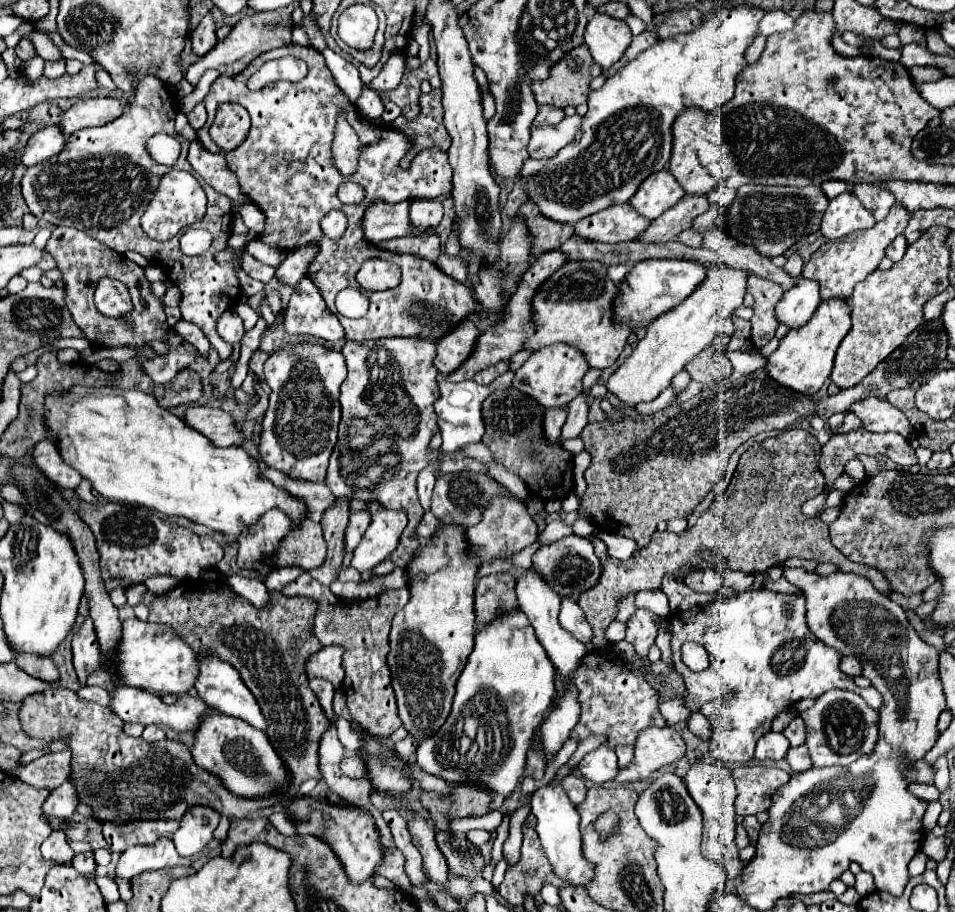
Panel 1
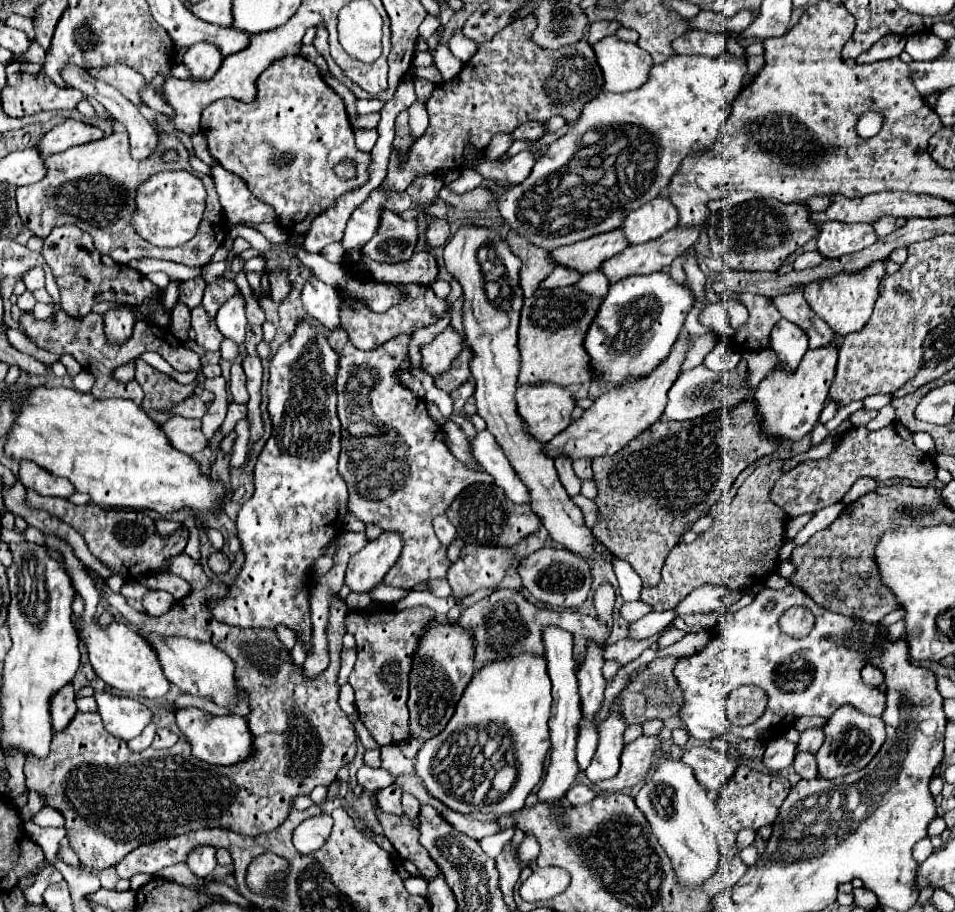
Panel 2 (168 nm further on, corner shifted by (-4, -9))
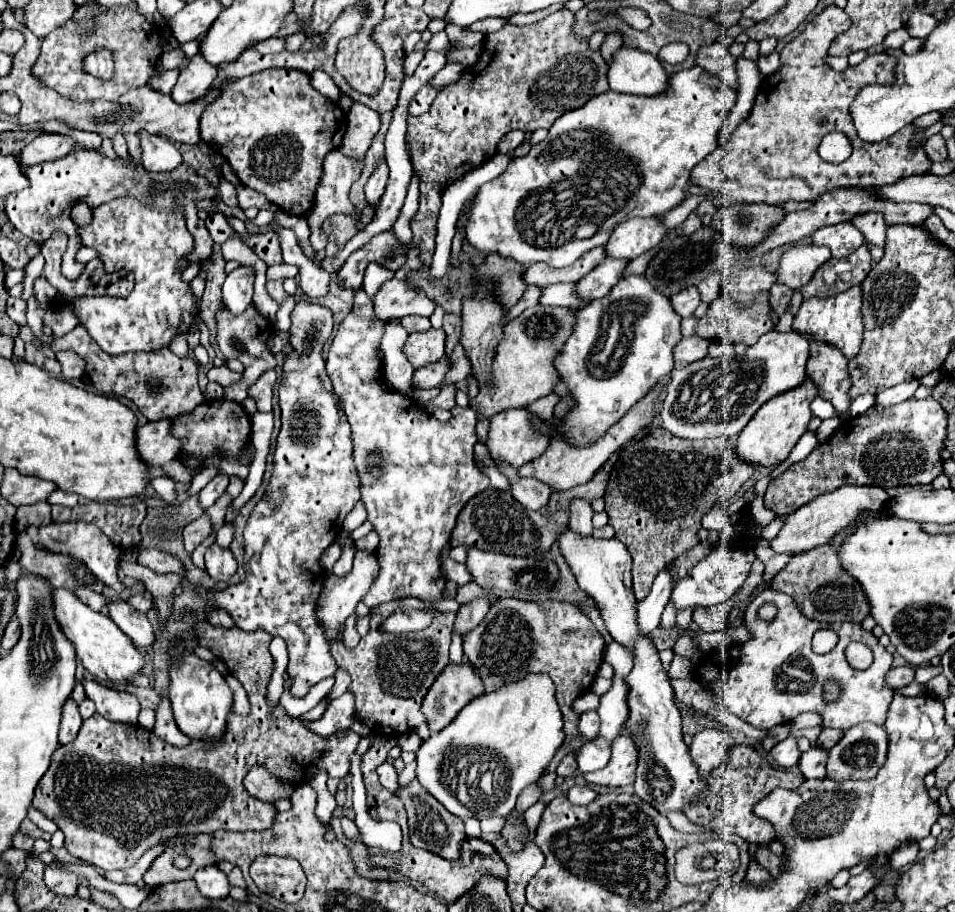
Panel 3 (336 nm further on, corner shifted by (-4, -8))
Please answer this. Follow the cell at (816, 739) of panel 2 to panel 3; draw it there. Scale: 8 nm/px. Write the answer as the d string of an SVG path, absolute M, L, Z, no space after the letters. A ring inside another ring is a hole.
M822 728L818 740L814 744L818 744L824 750L830 750L838 740L842 738L842 730L832 730L832 728Z

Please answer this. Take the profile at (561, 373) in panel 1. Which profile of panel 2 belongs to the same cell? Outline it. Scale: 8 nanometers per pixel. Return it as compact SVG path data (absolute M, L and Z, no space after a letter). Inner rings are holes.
M524 385L518 387L516 391L516 411L526 423L526 433L542 445L570 425L572 409L574 409L572 393L558 385Z

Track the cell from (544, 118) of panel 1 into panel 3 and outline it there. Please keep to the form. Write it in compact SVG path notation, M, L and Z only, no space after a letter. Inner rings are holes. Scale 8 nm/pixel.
M508 132L508 134L500 140L500 144L498 144L498 152L500 152L500 154L506 154L506 152L518 148L520 142L524 142L524 140L526 140L526 134L524 134L524 132Z

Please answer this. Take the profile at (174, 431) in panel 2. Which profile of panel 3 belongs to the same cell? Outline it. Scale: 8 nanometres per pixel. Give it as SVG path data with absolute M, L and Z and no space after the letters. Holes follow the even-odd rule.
M158 420L148 422L146 426L140 426L136 430L136 444L140 456L152 466L164 466L180 456L182 442L176 440L174 434L170 434L172 422L170 420Z

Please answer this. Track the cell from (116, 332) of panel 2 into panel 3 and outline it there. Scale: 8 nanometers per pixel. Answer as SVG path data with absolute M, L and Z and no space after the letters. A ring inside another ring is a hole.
M184 186L180 188L160 188L154 190L150 206L142 206L142 202L134 196L120 196L118 200L110 200L94 210L94 220L86 228L78 228L78 234L82 238L84 246L94 248L100 252L100 258L108 270L120 270L126 268L136 276L136 288L128 298L78 298L74 302L66 302L60 294L56 300L72 306L78 314L80 324L86 326L90 336L100 344L100 348L108 354L126 354L126 352L138 352L138 350L158 350L162 346L168 346L170 340L186 332L194 320L196 312L196 300L190 292L190 286L180 280L180 274L176 274L176 264L186 258L186 254L192 252L194 240L192 234L186 228L186 220L178 202L178 196L184 196Z

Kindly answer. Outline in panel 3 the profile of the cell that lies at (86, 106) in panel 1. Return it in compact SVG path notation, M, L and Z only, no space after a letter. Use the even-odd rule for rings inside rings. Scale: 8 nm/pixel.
M40 132L18 156L22 166L32 166L48 160L58 160L76 148L76 142L66 134Z

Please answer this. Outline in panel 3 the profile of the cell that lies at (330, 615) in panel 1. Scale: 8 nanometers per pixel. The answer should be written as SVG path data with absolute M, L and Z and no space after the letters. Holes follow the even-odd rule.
M406 596L404 600L392 600L382 604L380 608L372 610L372 626L370 632L360 640L360 644L354 650L346 650L342 642L334 642L332 644L332 656L336 660L338 666L346 668L352 676L352 684L350 690L356 696L356 718L366 724L372 732L376 734L384 734L384 736L404 736L410 734L412 730L416 730L426 718L420 712L420 704L424 694L428 692L428 688L432 686L434 678L444 670L444 666L448 664L448 646L450 646L450 634L452 634L452 626L454 626L454 612L434 612L434 620L428 628L424 628L422 632L410 632L410 634L390 634L390 632L382 632L380 626L386 622L386 618L398 608L398 606L406 606L406 608L422 608L422 600L413 596Z

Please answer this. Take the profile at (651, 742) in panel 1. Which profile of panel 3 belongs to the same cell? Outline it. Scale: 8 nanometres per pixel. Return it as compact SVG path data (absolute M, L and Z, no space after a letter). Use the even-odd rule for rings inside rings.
M622 734L612 744L610 764L598 772L584 774L584 778L590 784L622 788L634 784L636 764L638 764L638 748L634 748L634 740L630 740L630 736Z

